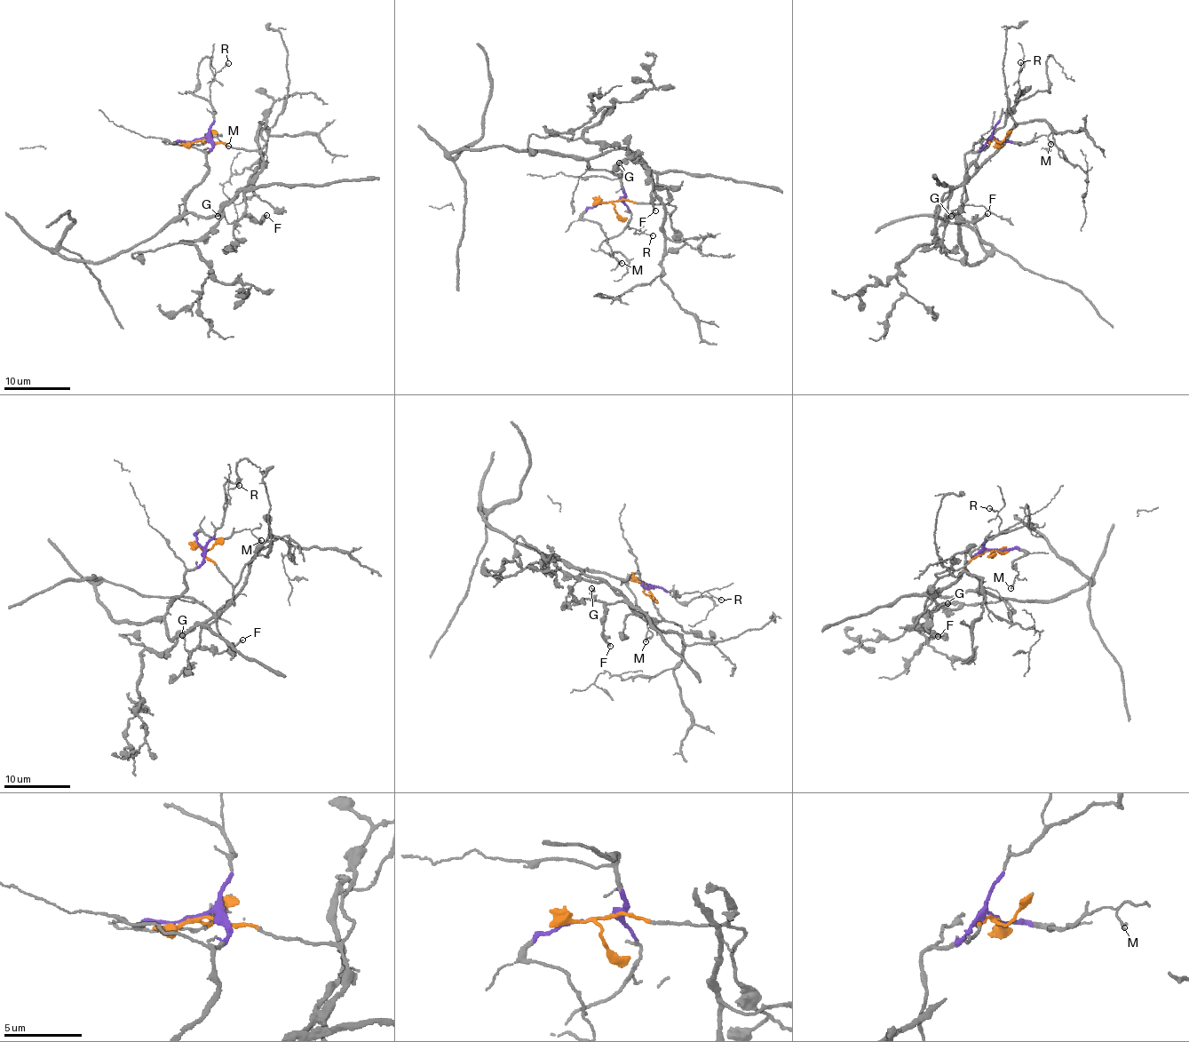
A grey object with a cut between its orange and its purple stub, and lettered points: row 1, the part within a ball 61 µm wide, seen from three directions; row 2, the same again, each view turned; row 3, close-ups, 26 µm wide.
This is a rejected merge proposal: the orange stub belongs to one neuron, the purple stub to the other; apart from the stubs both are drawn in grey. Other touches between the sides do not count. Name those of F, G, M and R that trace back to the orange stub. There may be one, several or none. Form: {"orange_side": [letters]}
{"orange_side": ["F", "G"]}

